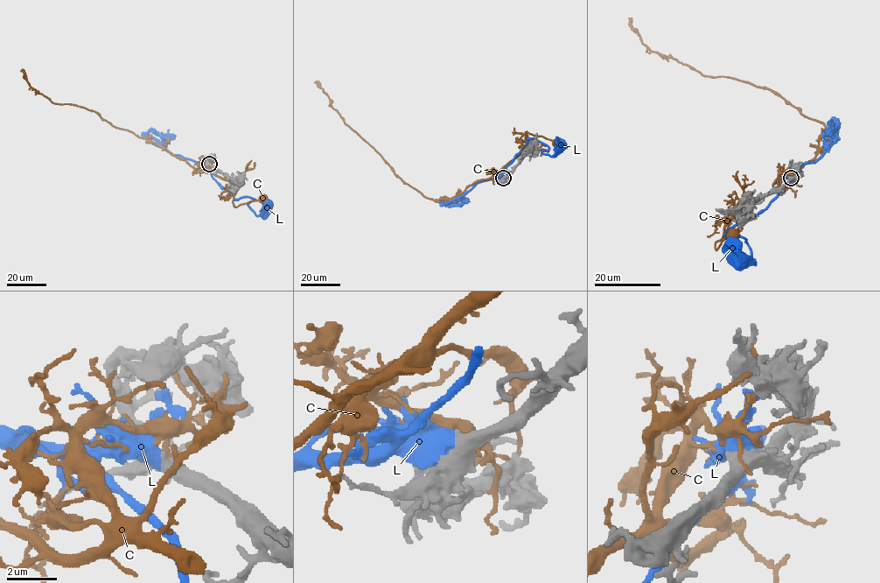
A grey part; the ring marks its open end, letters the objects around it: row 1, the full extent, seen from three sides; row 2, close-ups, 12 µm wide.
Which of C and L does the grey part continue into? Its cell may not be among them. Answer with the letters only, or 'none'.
L

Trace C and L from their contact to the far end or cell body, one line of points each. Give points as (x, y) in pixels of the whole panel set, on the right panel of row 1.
C: (791, 178), (785, 172), (777, 187), (734, 214), (725, 226), (723, 235), (716, 242), (716, 249), (732, 235)
L: (791, 178), (764, 209), (725, 235), (734, 233), (745, 239), (754, 263), (734, 243)

